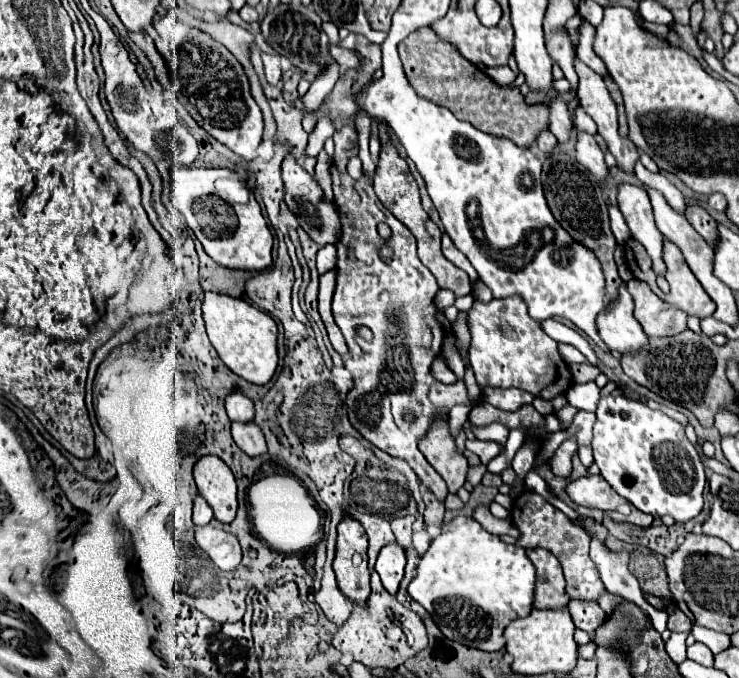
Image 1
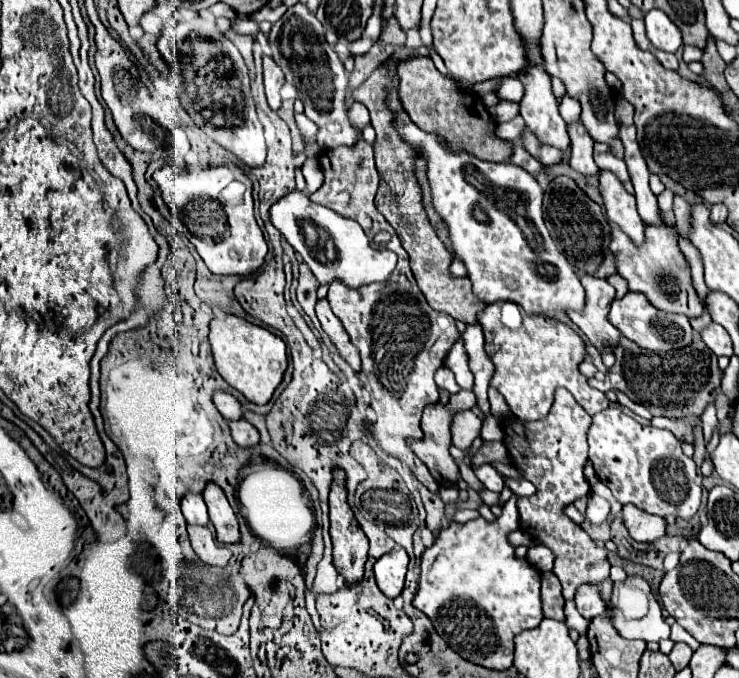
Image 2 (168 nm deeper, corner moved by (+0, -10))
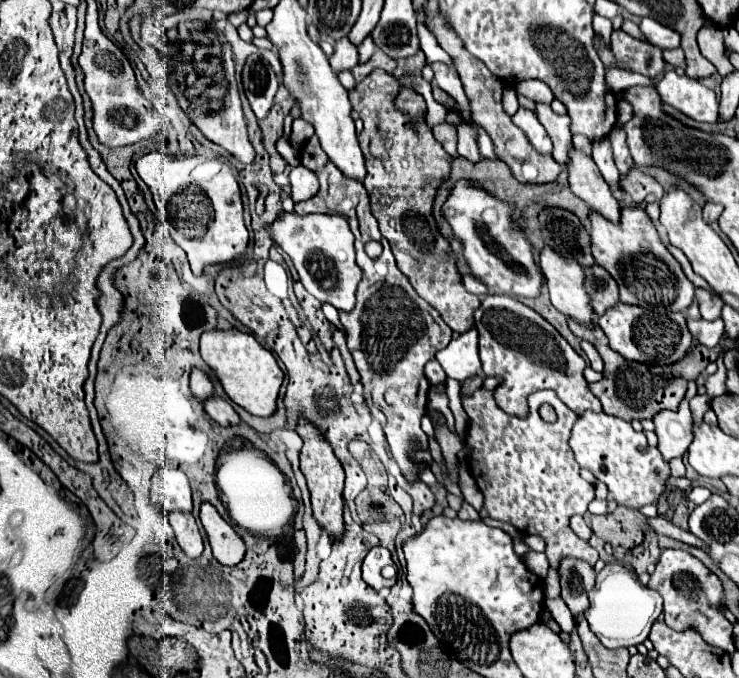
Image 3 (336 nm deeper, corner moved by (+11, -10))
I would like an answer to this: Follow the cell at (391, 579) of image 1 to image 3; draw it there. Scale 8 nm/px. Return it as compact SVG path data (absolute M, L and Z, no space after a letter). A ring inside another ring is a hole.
M376 546L368 552L368 556L364 558L364 564L362 564L362 578L368 586L372 586L376 592L380 592L382 588L390 588L396 584L396 578L390 578L386 580L382 576L382 568L388 566L388 564L394 564L392 562L392 554L388 552L388 548L384 546Z

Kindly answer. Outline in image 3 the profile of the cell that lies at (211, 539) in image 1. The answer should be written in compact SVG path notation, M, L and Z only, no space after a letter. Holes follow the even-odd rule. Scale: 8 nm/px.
M168 512L166 518L168 518L170 526L174 528L176 540L180 544L180 548L186 552L186 556L198 558L204 552L204 542L202 542L202 536L200 536L194 516L180 514L180 512Z

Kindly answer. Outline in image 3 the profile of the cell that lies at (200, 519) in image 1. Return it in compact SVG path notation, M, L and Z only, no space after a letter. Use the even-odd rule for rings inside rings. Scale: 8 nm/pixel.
M162 468L158 474L160 488L160 506L164 512L192 512L190 486L184 472L176 468Z

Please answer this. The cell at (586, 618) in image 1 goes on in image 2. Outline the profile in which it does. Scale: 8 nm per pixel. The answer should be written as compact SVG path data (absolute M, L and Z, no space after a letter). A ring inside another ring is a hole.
M597 584L579 586L577 592L575 592L575 604L577 604L579 614L585 620L591 620L591 618L595 618L595 616L599 616L599 614L603 614L607 610L605 602L601 600Z

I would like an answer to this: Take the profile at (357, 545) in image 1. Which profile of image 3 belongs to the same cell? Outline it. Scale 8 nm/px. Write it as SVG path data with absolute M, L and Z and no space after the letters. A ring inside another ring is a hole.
M306 420L300 422L296 430L298 430L300 438L304 440L304 448L300 452L300 470L304 472L310 494L312 494L314 518L330 534L330 538L336 540L336 538L340 538L340 534L344 534L344 518L342 518L342 512L344 512L344 498L342 498L344 470L342 470L342 464L336 460L330 444Z

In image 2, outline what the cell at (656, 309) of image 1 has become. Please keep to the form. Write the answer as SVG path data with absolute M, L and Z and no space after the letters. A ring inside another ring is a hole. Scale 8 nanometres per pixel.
M629 292L625 298L615 300L611 304L609 322L625 338L629 338L637 346L641 346L645 350L651 350L651 352L669 352L669 350L685 348L693 340L693 328L691 328L687 316L683 316L683 314L669 314L669 312L657 310L655 306L651 306L647 302L647 298L643 294L637 294L637 292Z

